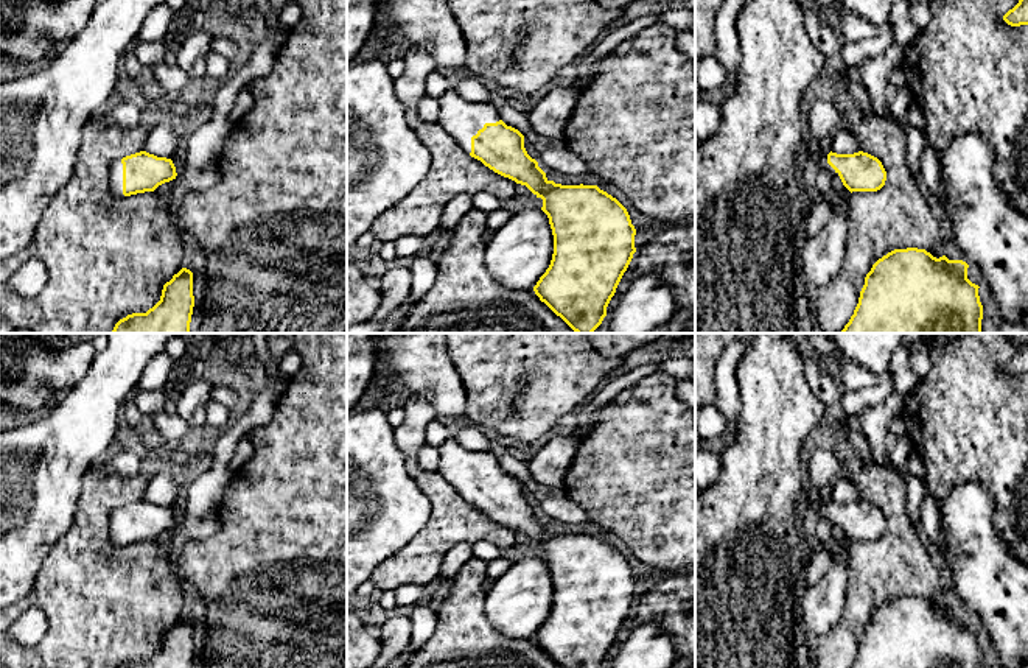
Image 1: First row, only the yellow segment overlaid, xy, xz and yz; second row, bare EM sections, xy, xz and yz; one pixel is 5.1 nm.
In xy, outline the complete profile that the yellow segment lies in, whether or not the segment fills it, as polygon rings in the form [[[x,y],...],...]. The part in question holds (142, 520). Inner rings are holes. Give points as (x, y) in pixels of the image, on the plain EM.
[[[140,500],[112,511],[109,539],[117,547],[154,540],[159,534],[176,528],[176,525],[171,508]]]

